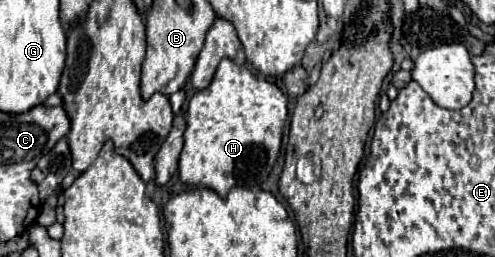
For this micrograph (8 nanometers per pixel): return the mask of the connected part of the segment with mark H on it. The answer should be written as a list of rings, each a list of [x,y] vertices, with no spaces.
[[[222,59],[210,87],[198,91],[188,103],[188,127],[178,161],[180,181],[204,185],[222,199],[232,187],[256,189],[268,179],[280,155],[286,117],[288,99],[274,83],[252,75],[244,65]]]

